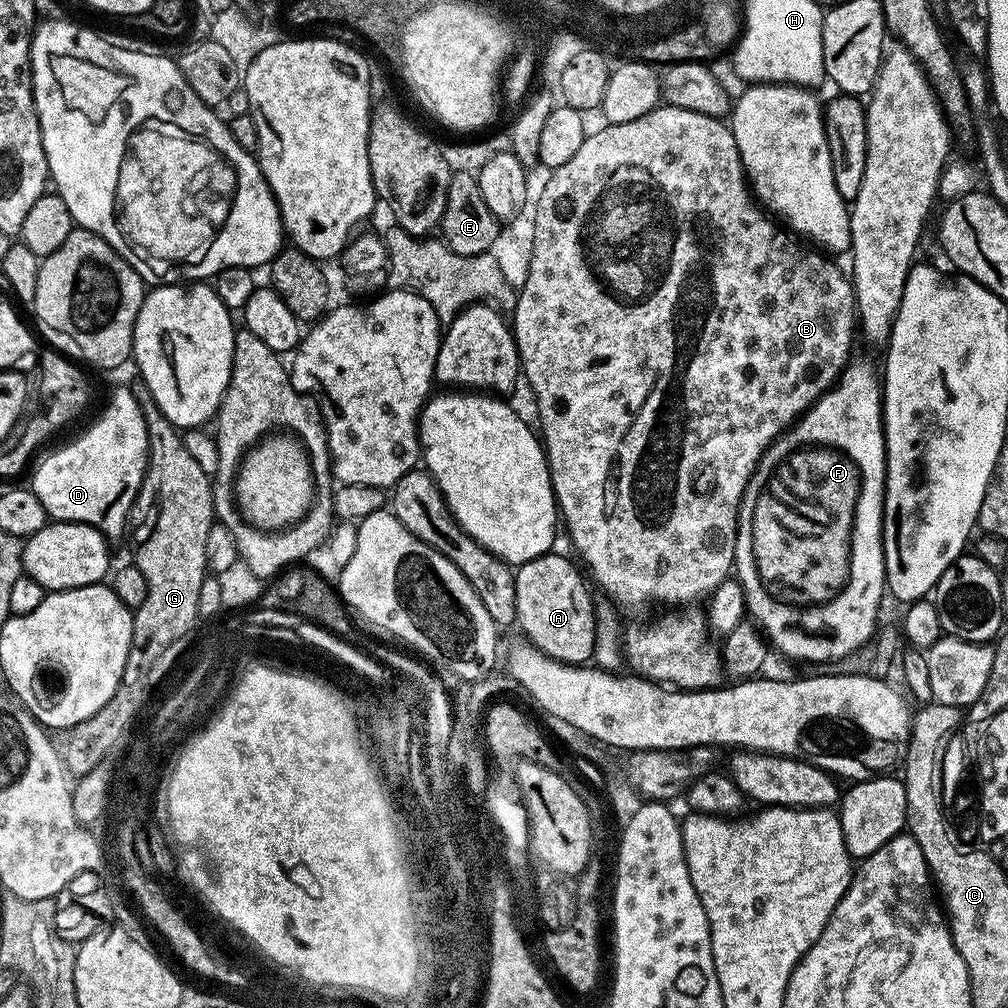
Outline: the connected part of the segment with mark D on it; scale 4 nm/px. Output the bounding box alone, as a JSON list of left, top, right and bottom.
[30,386,148,538]

